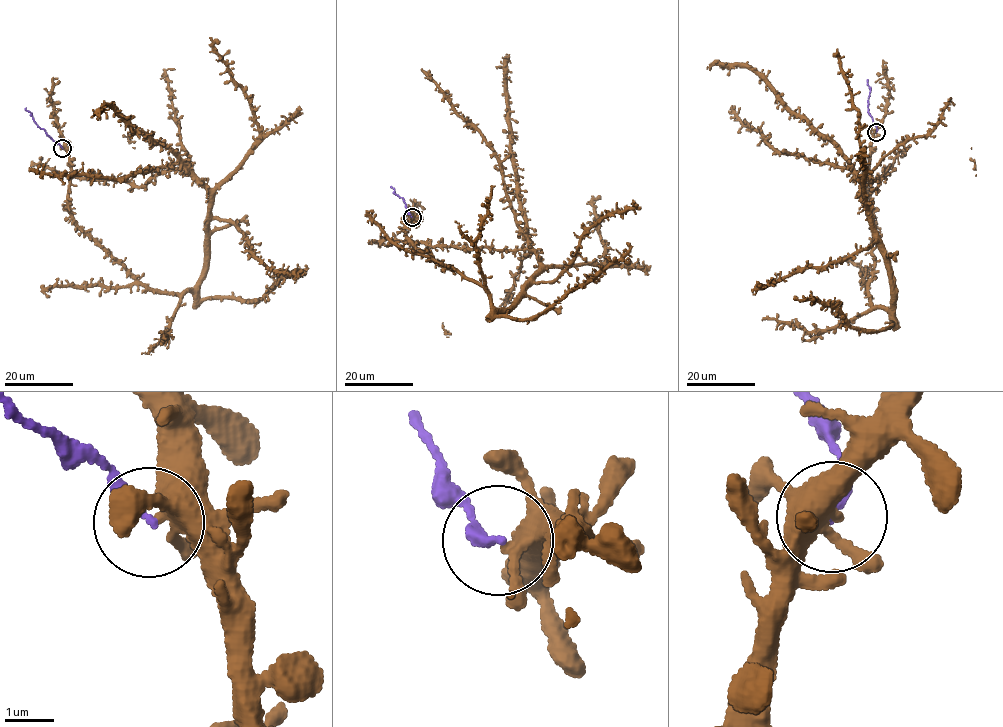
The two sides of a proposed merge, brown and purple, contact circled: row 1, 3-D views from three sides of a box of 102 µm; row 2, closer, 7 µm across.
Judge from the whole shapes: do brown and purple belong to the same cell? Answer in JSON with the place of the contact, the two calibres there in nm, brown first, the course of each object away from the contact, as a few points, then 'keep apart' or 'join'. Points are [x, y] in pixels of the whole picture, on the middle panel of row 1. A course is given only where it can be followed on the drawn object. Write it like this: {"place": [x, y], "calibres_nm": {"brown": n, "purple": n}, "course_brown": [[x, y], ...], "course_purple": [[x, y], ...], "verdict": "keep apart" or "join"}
{"place": [412, 217], "calibres_nm": {"brown": 320, "purple": 240}, "course_brown": [[413, 217], [404, 233], [416, 247], [478, 281], [496, 308], [510, 307], [537, 274], [514, 168], [507, 54]], "course_purple": [[413, 217], [391, 186]], "verdict": "join"}

